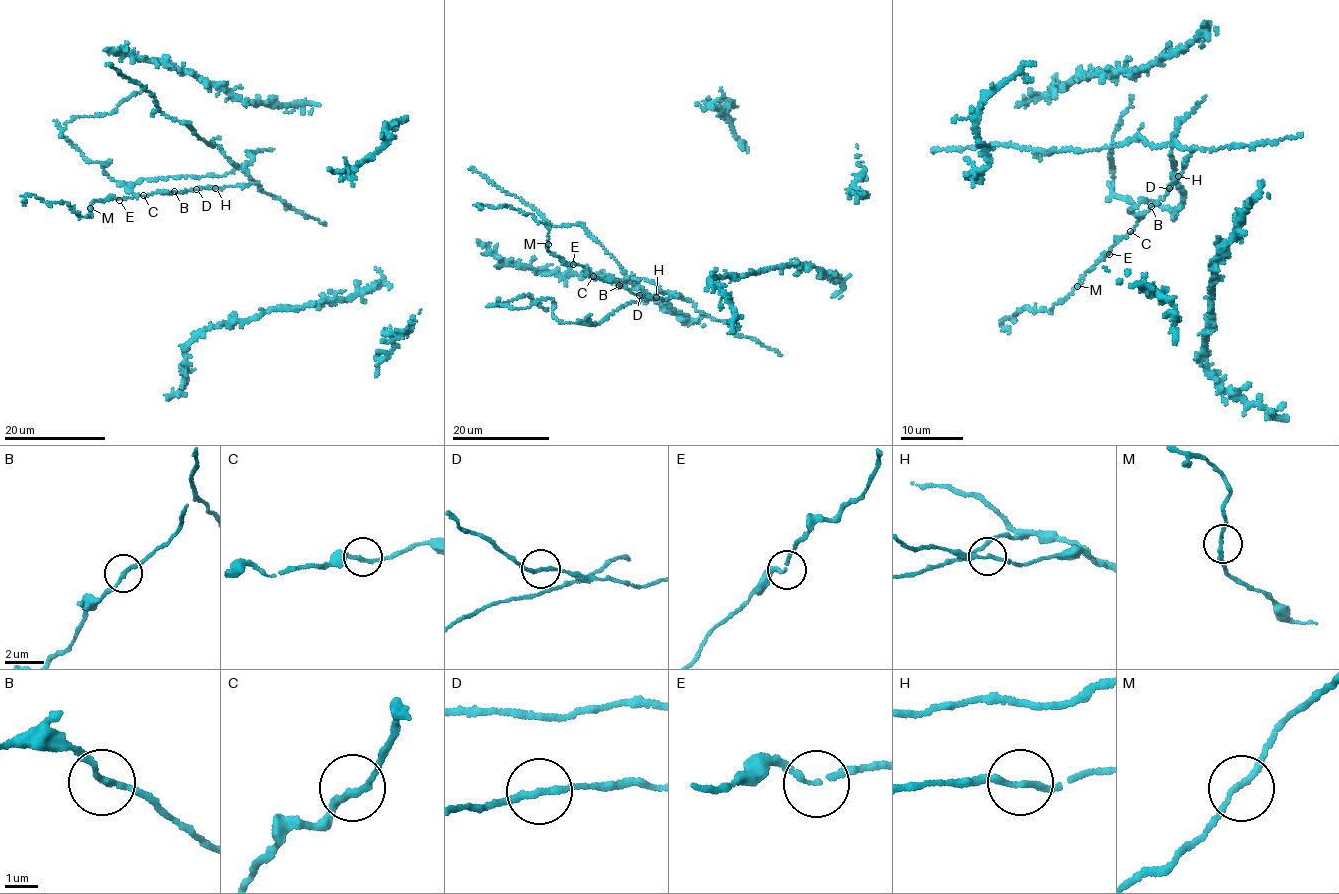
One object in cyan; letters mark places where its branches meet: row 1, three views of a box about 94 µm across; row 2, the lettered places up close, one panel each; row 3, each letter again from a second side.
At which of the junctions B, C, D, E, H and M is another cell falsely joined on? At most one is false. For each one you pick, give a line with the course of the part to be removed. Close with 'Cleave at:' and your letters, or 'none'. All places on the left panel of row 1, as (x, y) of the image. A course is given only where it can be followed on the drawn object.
H: foreign part runs (215, 188), (253, 183), (237, 169), (116, 182), (108, 162), (62, 136), (77, 116), (113, 111), (146, 85)
Cleave at: H

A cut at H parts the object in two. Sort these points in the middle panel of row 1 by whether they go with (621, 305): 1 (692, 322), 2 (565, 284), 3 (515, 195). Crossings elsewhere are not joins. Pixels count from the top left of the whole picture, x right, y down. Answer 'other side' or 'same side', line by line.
1: other side
2: other side
3: same side

